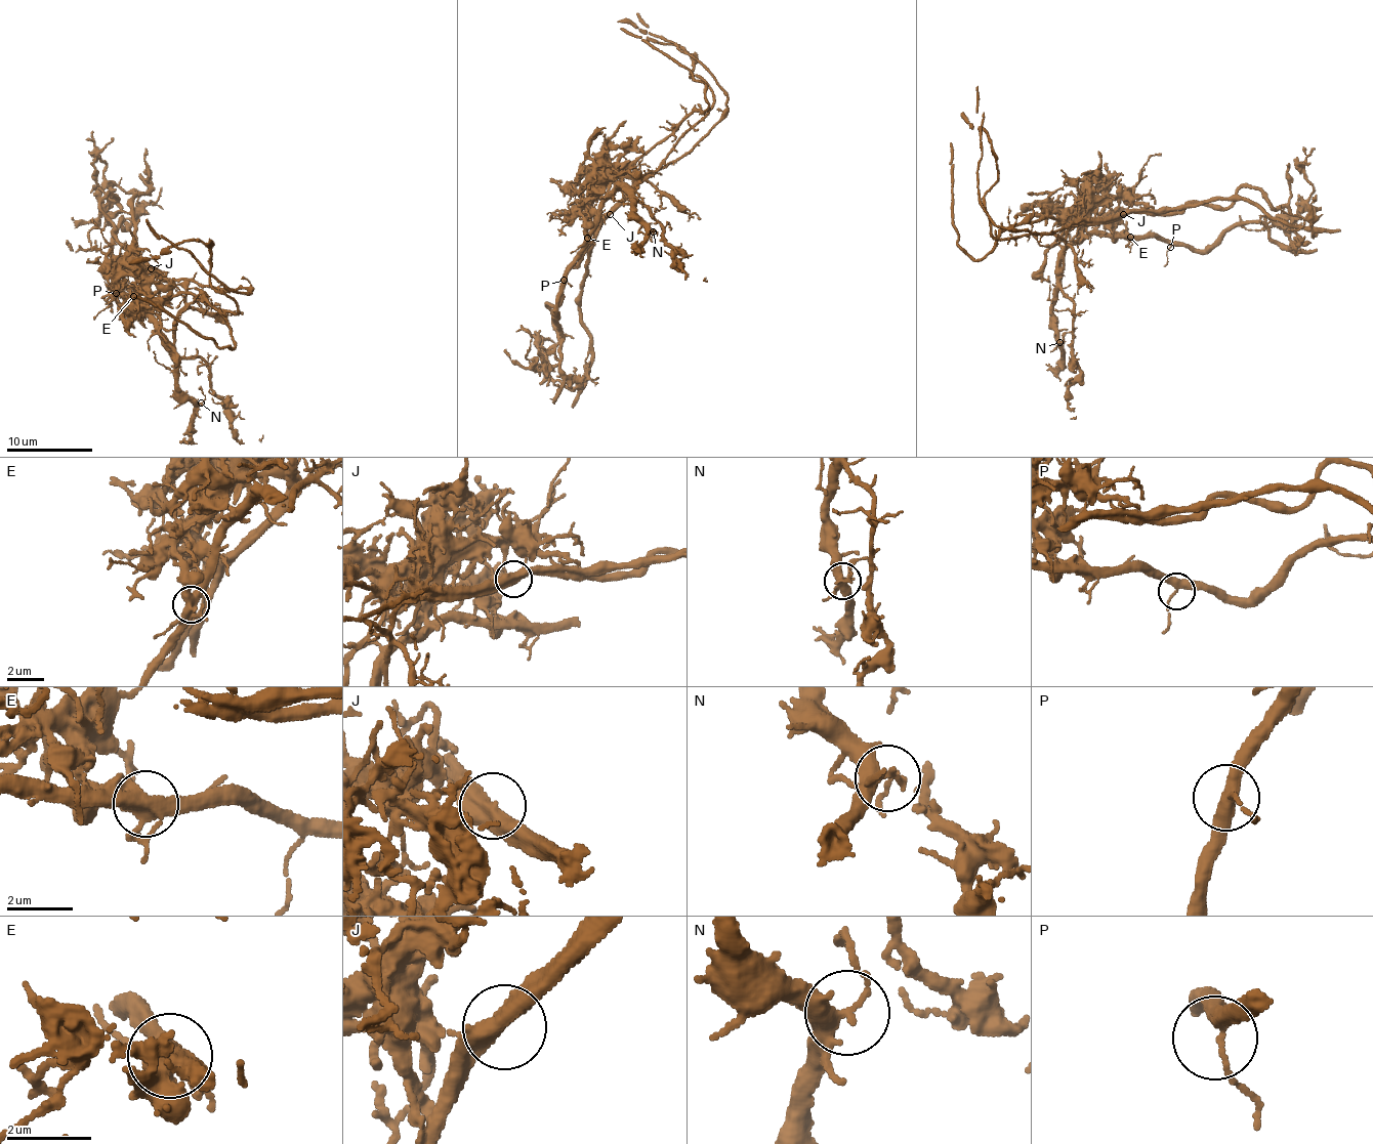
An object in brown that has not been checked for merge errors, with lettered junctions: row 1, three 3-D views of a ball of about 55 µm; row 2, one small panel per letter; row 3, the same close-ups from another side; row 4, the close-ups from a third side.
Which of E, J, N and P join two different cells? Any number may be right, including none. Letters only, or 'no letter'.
E, J

